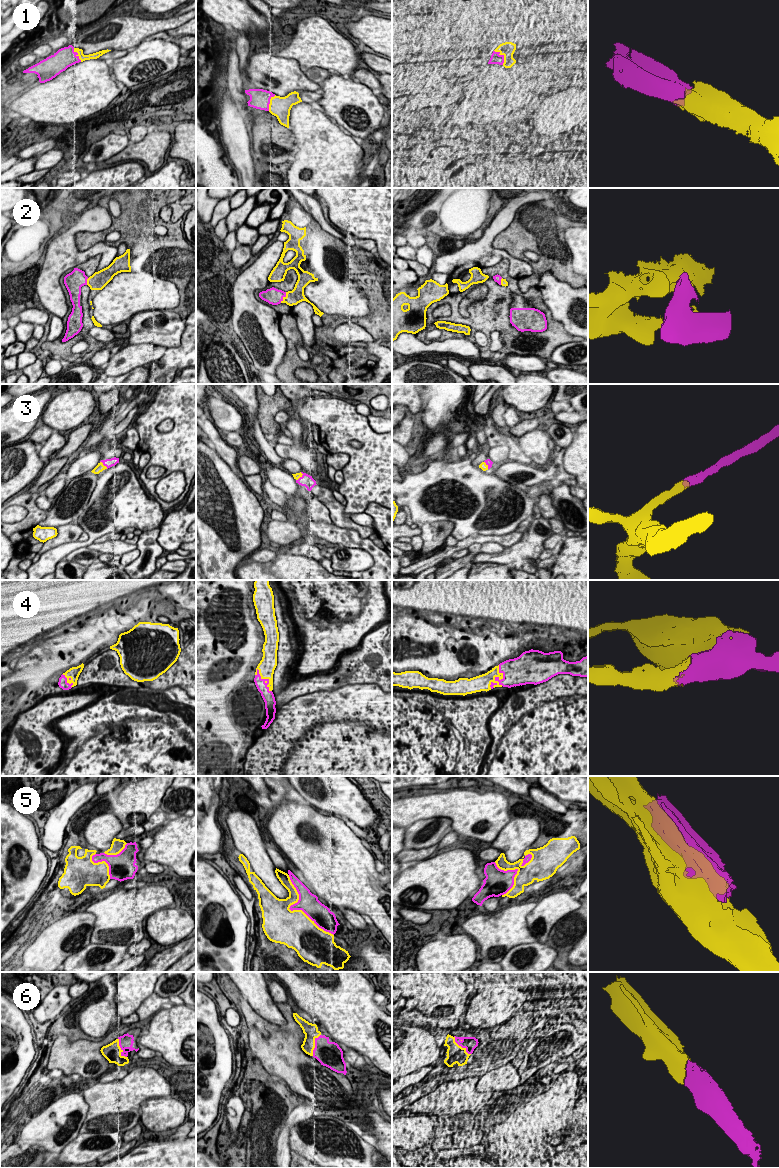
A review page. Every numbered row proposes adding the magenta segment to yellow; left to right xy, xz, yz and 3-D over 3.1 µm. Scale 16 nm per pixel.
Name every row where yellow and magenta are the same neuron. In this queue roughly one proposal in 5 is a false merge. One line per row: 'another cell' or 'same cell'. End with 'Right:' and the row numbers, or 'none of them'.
1: same cell
2: same cell
3: same cell
4: same cell
5: another cell
6: same cell
Right: 1, 2, 3, 4, 6

